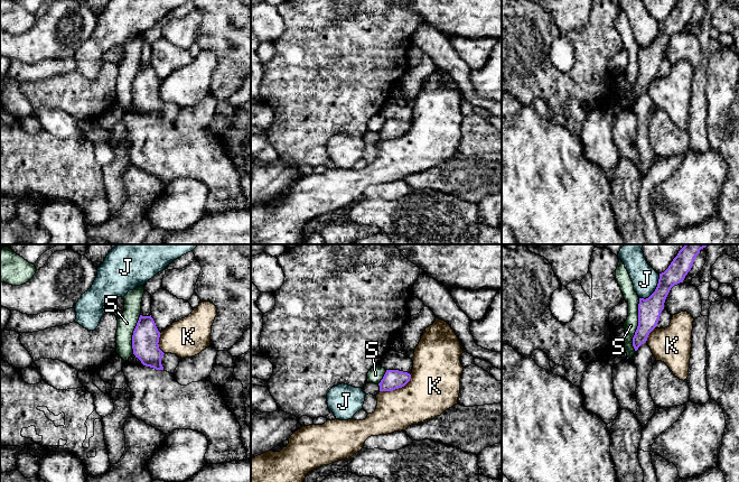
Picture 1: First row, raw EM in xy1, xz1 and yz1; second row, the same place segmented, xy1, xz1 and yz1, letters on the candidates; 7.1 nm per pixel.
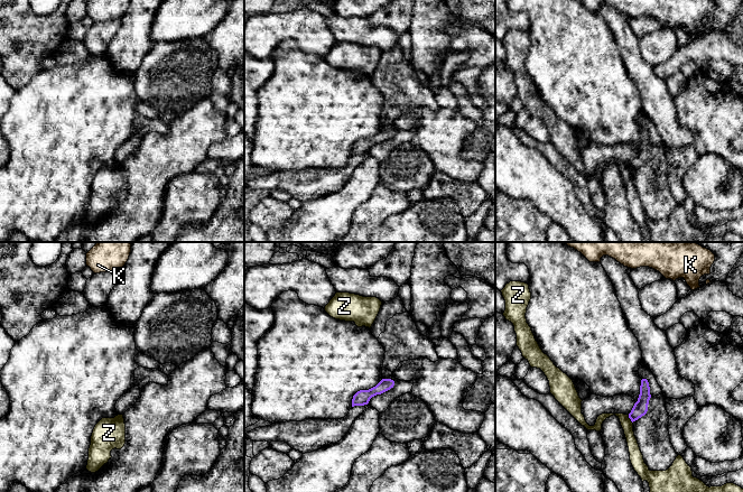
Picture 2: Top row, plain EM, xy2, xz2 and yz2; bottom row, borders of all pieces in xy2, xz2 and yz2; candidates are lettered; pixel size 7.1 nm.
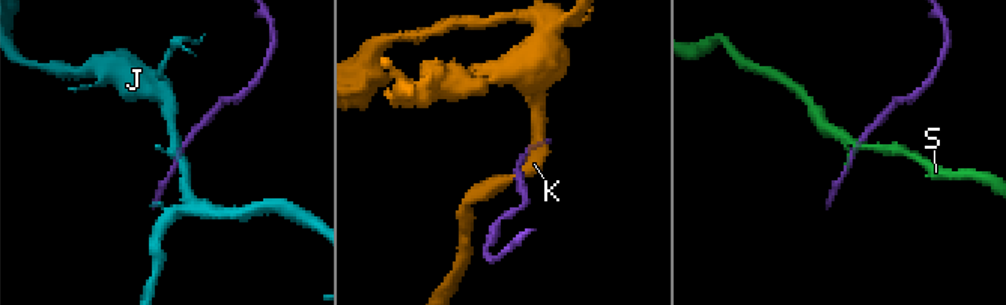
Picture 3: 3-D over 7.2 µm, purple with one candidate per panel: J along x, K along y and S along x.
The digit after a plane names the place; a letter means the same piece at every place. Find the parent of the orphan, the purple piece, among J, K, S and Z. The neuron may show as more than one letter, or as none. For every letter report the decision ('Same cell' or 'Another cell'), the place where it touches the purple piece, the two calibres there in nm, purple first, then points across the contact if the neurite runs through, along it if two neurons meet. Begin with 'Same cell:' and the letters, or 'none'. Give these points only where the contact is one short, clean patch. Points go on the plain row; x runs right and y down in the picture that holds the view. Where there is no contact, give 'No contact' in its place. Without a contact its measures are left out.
Same cell: none
J: Another cell. Touches purple at yz1 (655, 38). Thickness 170 nm (purple) against 190 nm
K: Another cell. Touches purple at xz1 (396, 137). Thickness 140 nm (purple) against 360 nm. Boundary: xz1 (411, 123), (411, 127), (403, 135), (392, 139), (380, 140)
S: Another cell. Touches purple at yz1 (638, 74). Thickness 170 nm (purple) against 100 nm. Boundary: yz1 (639, 47), (638, 74), (633, 86), (635, 100)
Z: Another cell. Touches purple at yz2 (630, 167). Thickness 110 nm (purple) against 80 nm. Boundary: yz2 (628, 164), (632, 172)

